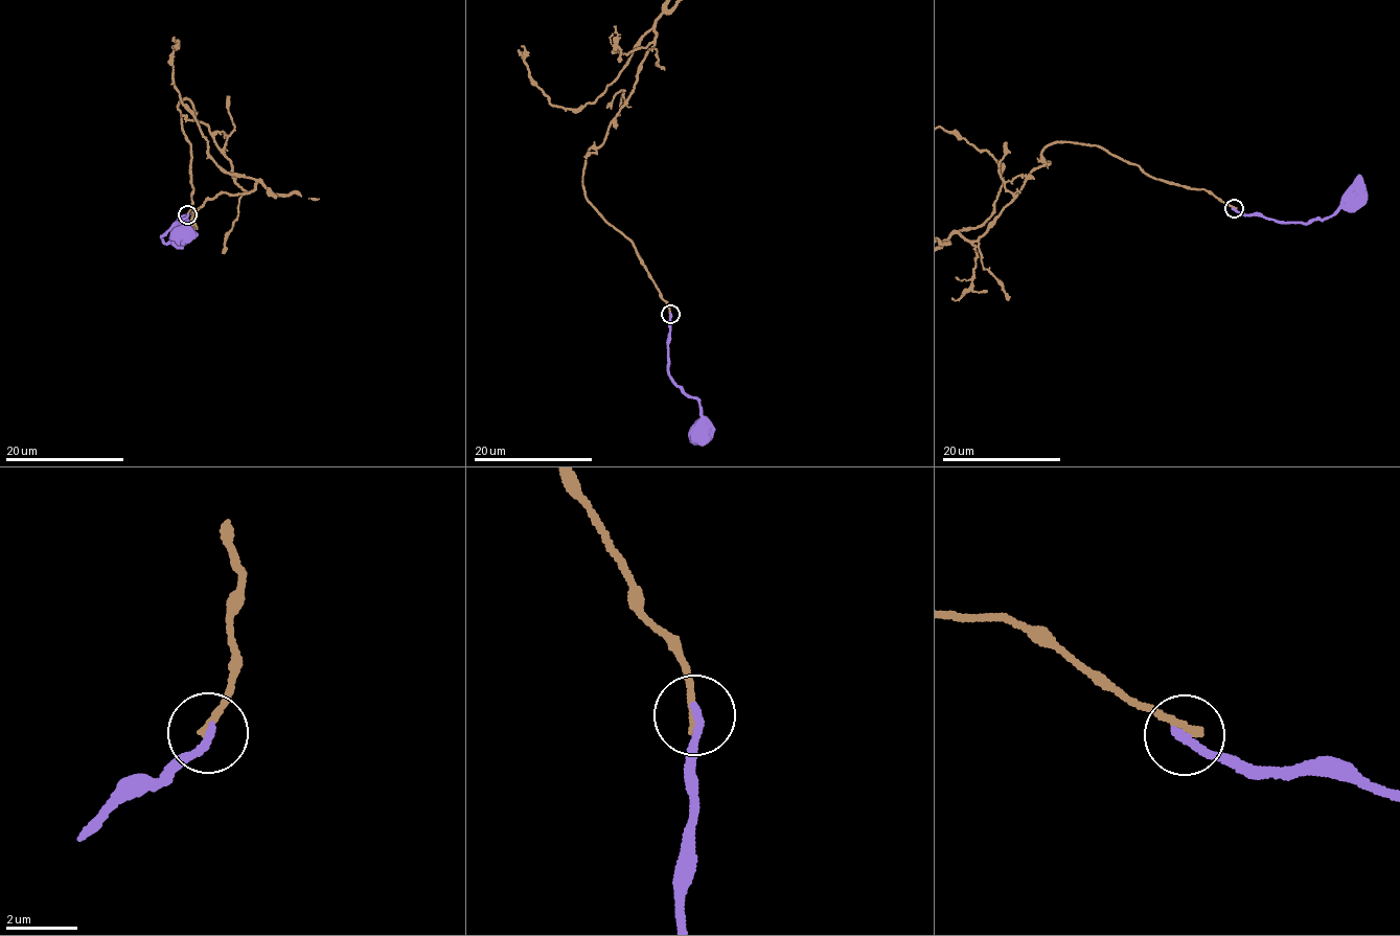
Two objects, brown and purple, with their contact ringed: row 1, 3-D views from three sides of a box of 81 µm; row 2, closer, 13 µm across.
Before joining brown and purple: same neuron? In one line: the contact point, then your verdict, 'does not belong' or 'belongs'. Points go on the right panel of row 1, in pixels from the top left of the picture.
at (1234, 208); does not belong

